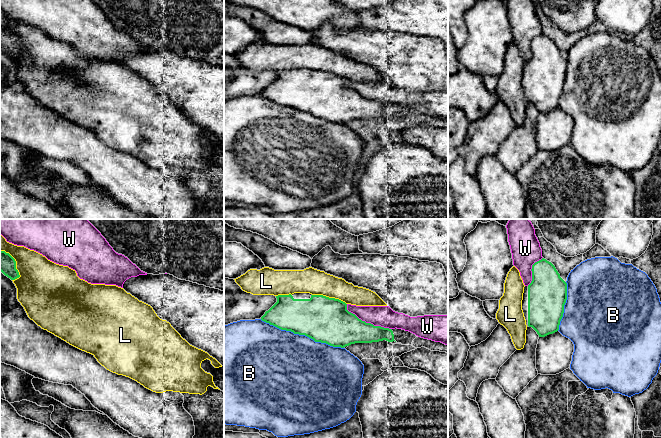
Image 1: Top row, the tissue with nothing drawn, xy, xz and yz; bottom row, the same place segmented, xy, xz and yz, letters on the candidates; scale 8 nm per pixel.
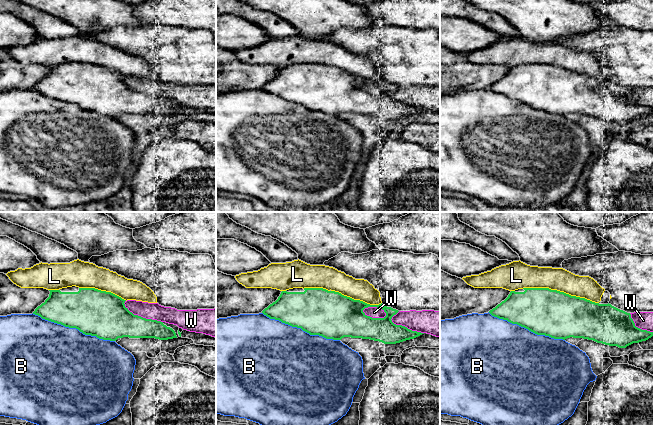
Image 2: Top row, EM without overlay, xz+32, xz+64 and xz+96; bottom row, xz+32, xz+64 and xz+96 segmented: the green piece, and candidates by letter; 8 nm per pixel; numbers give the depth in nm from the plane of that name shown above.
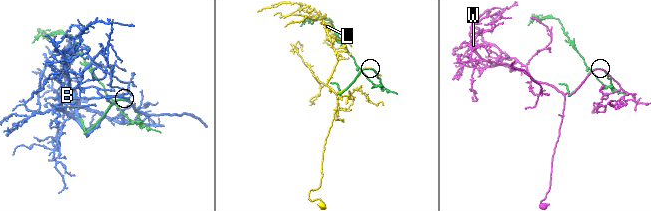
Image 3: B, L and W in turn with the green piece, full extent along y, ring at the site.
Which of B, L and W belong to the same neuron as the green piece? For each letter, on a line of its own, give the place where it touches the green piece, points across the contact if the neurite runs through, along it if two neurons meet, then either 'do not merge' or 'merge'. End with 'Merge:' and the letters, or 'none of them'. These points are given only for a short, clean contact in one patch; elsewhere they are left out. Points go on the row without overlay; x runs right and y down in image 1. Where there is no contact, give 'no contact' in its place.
B: meets green in xz at (302, 110); do not merge
L: meets green in xz at (328, 73); do not merge
W: meets green in xz at (367, 99); do not merge
Merge: none of them

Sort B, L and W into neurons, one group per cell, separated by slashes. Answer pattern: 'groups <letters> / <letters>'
groups B / L / W

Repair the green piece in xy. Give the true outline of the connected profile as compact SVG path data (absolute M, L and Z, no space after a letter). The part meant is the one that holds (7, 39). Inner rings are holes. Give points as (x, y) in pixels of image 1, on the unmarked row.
M0 27L0 47L11 56L20 53L15 35L5 27Z

